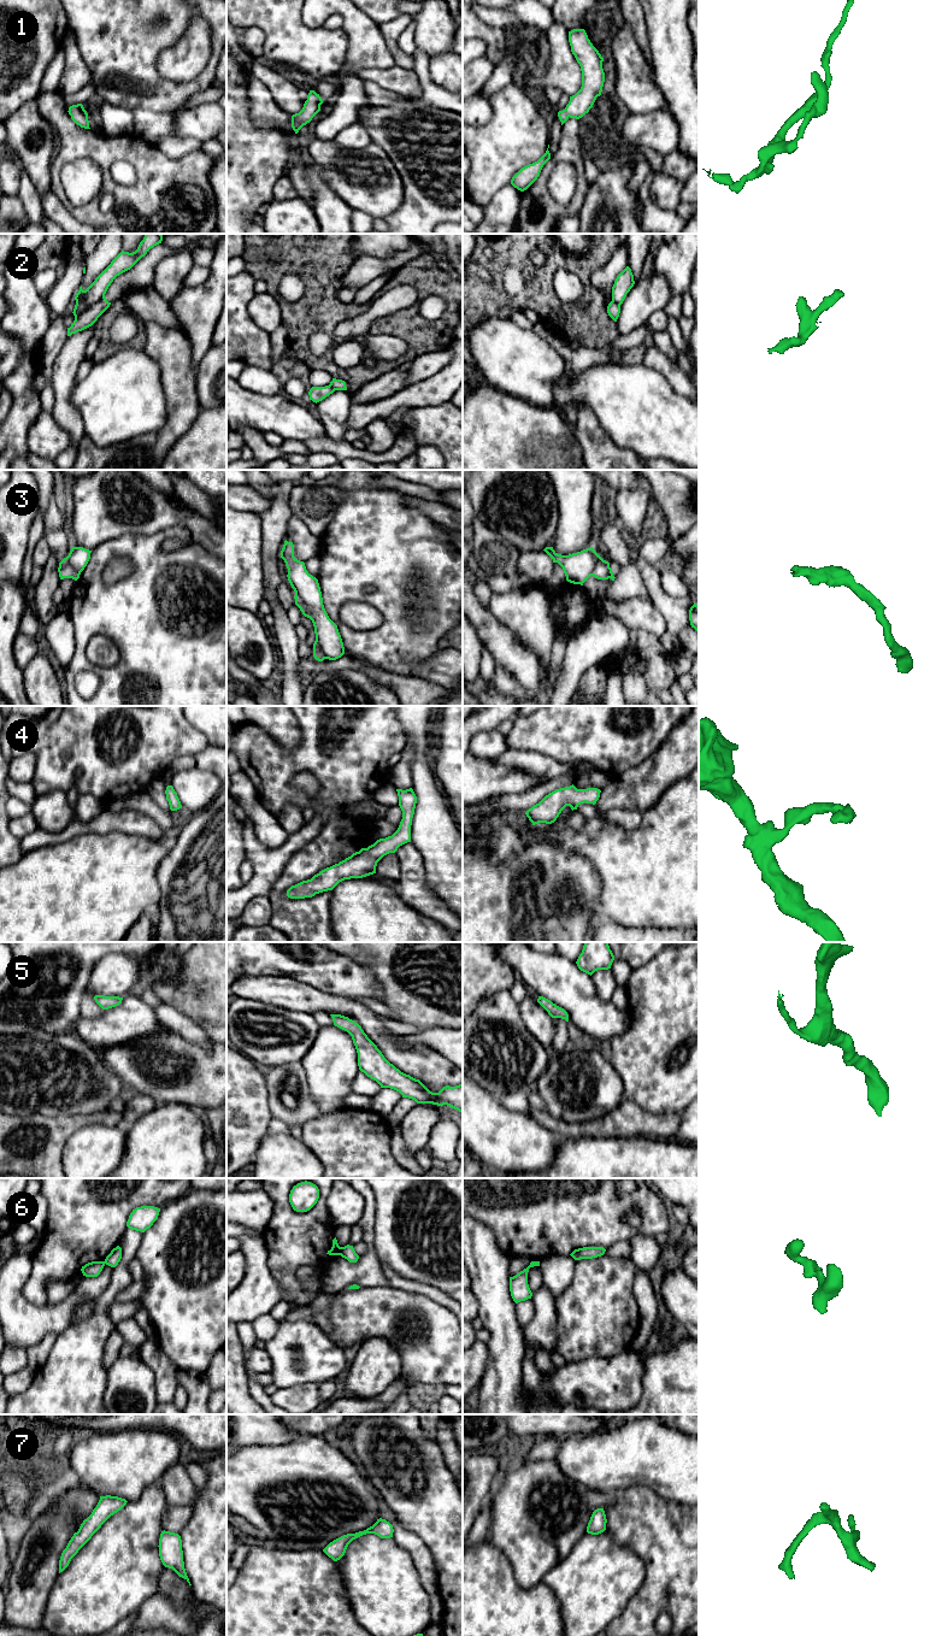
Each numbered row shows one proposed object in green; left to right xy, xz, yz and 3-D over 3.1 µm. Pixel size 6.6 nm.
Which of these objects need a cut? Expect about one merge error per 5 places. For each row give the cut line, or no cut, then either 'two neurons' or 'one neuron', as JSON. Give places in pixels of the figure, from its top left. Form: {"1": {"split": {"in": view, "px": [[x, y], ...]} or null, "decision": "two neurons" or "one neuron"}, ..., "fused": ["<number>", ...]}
{"1": {"split": null, "decision": "one neuron"}, "2": {"split": {"in": "xy", "px": [[104, 294], [75, 319]]}, "decision": "two neurons"}, "3": {"split": {"in": "xz", "px": [[295, 593], [310, 608], [311, 618]]}, "decision": "two neurons"}, "4": {"split": null, "decision": "one neuron"}, "5": {"split": null, "decision": "one neuron"}, "6": {"split": {"in": "xz", "px": [[341, 1247], [339, 1254]]}, "decision": "two neurons"}, "7": {"split": null, "decision": "one neuron"}, "fused": ["2", "3", "6"]}

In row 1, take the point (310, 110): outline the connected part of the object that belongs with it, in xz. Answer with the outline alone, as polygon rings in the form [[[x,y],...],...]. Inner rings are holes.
[[[310,90],[302,110],[292,116],[292,128],[295,134],[298,134],[304,125],[312,120],[312,118],[320,111],[322,104],[323,100],[319,94],[314,90]]]

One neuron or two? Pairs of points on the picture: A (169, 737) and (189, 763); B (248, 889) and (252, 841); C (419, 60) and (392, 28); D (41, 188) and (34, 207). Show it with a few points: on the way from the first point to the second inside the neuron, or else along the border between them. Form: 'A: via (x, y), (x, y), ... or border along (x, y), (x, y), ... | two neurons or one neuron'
A: border along (193, 755), (177, 757), (166, 770) | two neurons
B: via (259, 877), (259, 855), (257, 853) | one neuron
C: border along (411, 56), (413, 69) | two neurons
D: border along (24, 170), (41, 199) | two neurons

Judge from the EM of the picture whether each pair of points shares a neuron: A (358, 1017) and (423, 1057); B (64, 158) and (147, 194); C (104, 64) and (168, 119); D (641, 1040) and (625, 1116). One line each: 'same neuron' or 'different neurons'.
A: same neuron
B: same neuron
C: different neurons
D: different neurons

